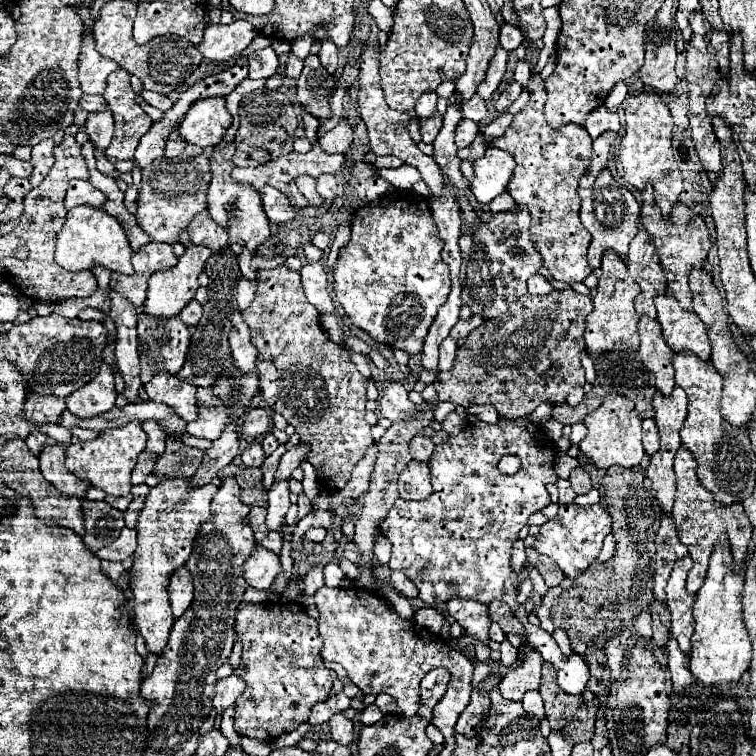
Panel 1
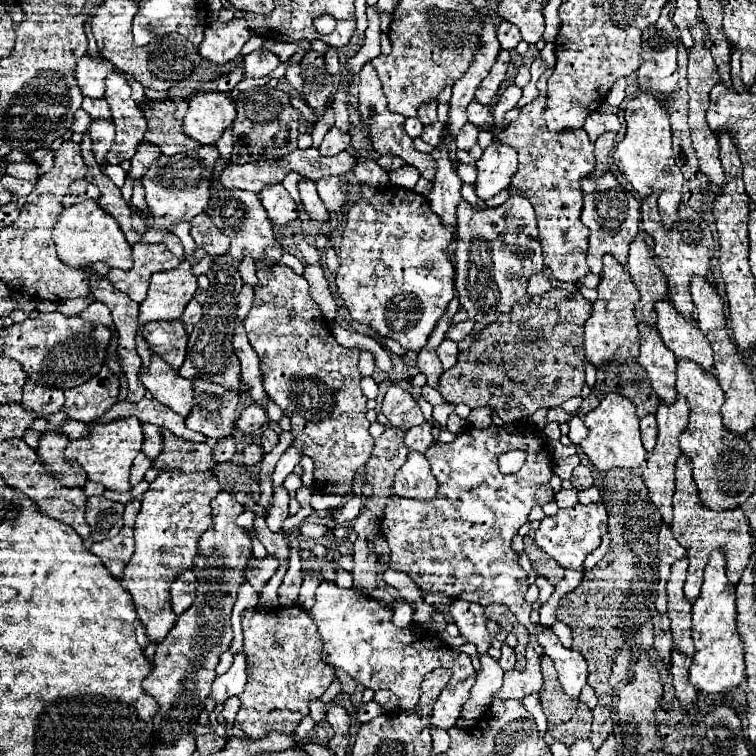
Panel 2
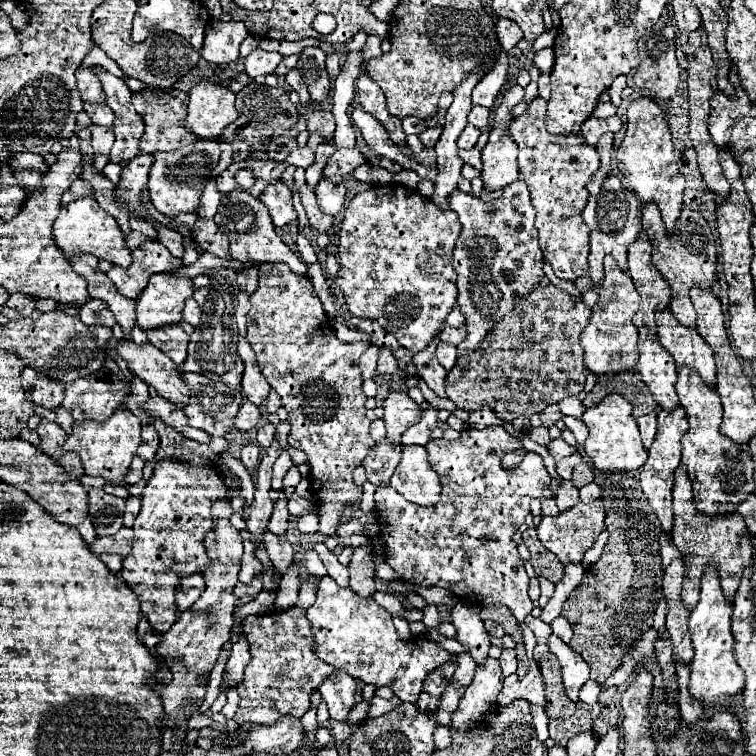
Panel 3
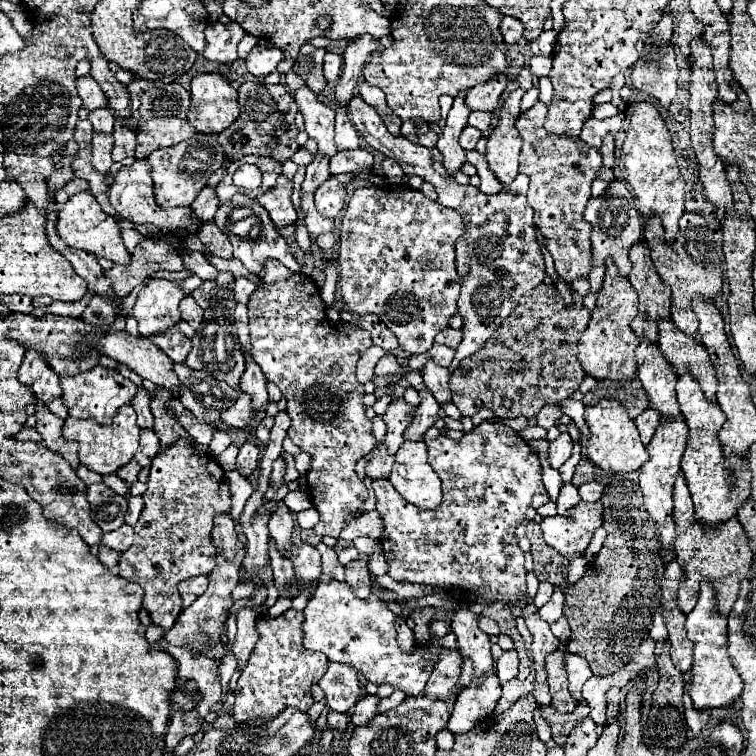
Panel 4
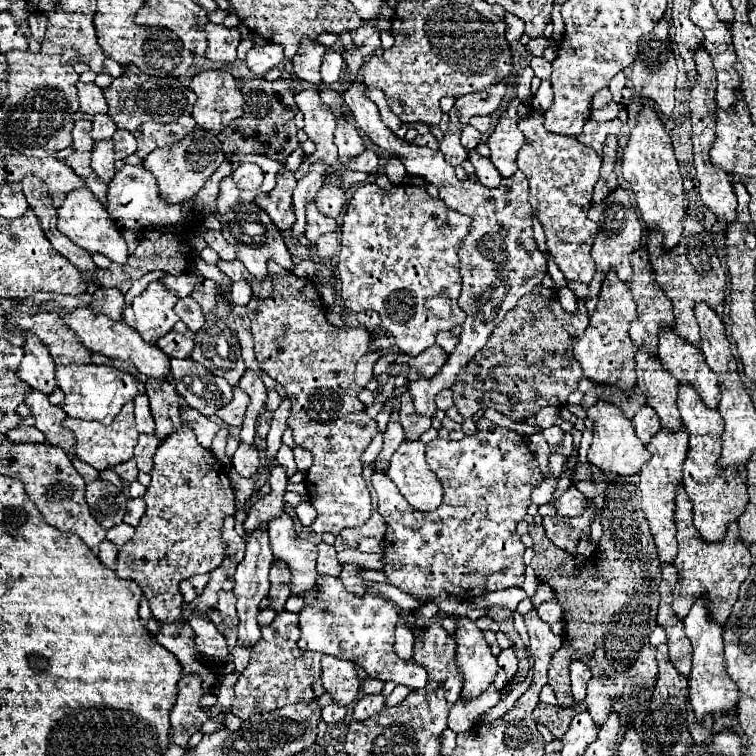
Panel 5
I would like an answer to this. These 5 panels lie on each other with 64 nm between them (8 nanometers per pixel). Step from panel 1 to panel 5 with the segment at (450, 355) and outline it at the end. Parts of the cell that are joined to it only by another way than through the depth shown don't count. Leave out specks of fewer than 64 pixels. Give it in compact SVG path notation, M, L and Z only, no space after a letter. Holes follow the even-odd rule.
M438 344L430 346L430 350L424 350L420 356L410 360L410 366L414 370L418 370L422 376L430 376L436 374L448 360L448 354L444 352L444 348L440 348Z

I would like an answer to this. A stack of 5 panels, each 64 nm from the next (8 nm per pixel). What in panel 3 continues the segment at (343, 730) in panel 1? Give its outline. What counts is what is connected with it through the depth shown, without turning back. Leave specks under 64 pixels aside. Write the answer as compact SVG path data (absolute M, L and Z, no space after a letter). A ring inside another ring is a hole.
M334 670L334 674L320 686L320 694L328 704L330 718L336 722L346 722L348 712L356 702L356 680L342 670Z

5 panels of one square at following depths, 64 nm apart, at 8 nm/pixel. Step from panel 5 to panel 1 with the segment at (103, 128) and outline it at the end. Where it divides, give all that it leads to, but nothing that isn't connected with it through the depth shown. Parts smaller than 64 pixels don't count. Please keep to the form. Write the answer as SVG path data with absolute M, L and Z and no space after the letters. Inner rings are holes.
M82 94L78 98L78 106L86 112L94 112L94 110L100 110L100 108L106 108L106 100L104 96L100 94Z

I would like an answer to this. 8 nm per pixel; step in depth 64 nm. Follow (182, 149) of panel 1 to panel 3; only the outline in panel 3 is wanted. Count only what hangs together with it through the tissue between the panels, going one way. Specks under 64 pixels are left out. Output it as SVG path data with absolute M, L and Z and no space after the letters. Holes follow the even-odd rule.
M146 88L140 94L134 94L134 108L136 112L144 118L146 130L140 142L140 150L144 152L172 152L178 150L186 144L192 144L196 140L194 134L184 130L184 120L186 120L186 106L188 106L188 94L180 92L180 90L150 90Z

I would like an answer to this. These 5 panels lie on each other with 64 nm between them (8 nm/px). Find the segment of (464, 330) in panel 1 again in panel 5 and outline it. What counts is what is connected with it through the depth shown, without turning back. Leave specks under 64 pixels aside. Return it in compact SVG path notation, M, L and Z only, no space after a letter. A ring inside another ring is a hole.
M438 332L436 334L436 344L442 346L446 352L452 352L458 344L458 336L454 336L452 332Z

